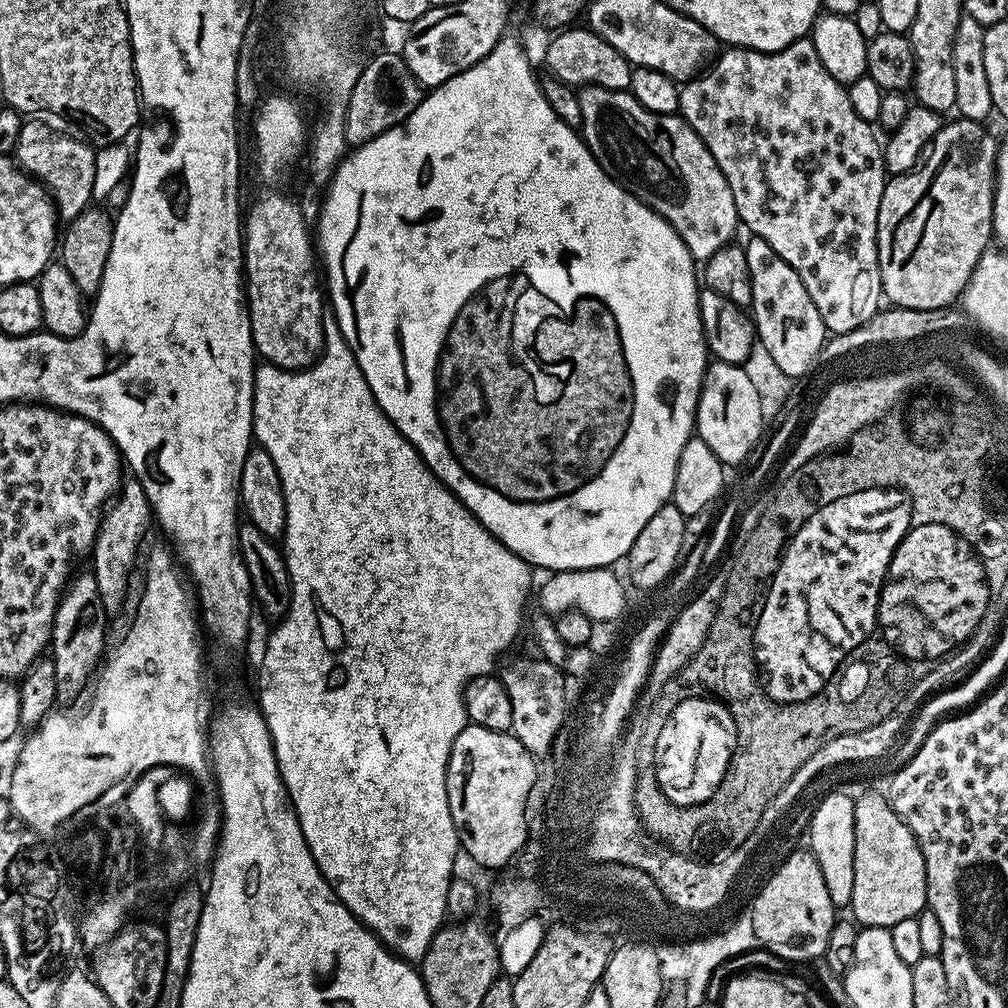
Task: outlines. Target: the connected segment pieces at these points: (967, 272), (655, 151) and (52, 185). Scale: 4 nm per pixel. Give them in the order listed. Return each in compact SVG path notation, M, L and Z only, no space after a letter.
M955 119L938 130L917 167L911 172L893 175L884 186L876 227L880 286L887 303L898 308L947 309L953 303L951 300L963 293L982 254L989 251L994 240L992 215L998 140L979 120Z
M589 84L579 89L579 94L582 139L592 151L592 157L600 163L607 176L619 182L630 195L653 208L680 235L693 260L709 260L714 254L718 254L718 250L733 243L735 236L732 235L738 229L734 194L730 194L730 186L718 162L714 162L700 135L685 122L683 116L667 116L646 110L646 106L642 106L642 102L632 97L628 90L619 92Z
M32 118L29 120L32 120L29 124L28 121L21 123L20 133L16 139L14 149L14 159L29 176L36 177L47 188L48 195L52 197L52 202L56 205L59 219L64 222L69 222L75 219L76 216L82 214L93 203L94 158L96 157L93 145L91 143L88 143L89 145L83 144L82 141L75 140L72 136L63 136L60 132L51 132L40 121L43 119Z

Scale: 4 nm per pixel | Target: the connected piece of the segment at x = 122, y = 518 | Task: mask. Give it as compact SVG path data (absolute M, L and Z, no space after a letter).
M128 476L123 479L120 488L118 497L101 515L99 530L96 531L90 554L99 597L102 598L104 608L110 612L118 609L124 600L130 572L135 562L136 565L138 562L138 546L147 534L149 526L152 526L151 508L141 483L135 477Z

